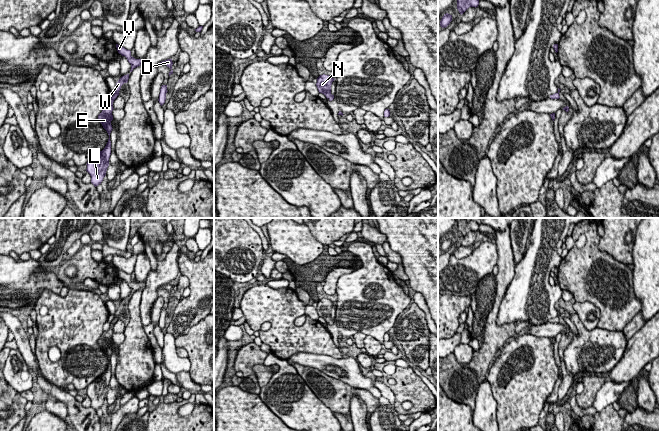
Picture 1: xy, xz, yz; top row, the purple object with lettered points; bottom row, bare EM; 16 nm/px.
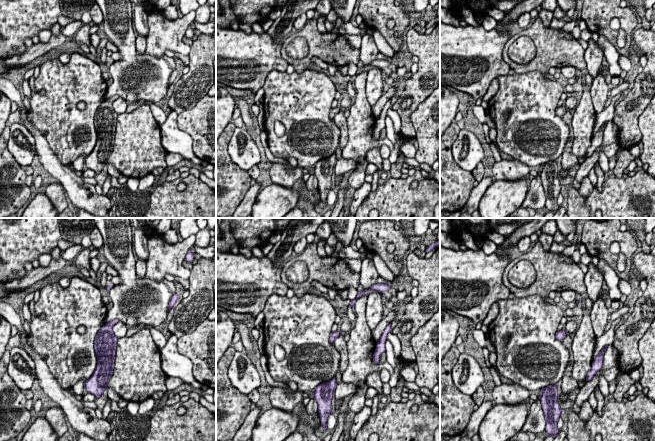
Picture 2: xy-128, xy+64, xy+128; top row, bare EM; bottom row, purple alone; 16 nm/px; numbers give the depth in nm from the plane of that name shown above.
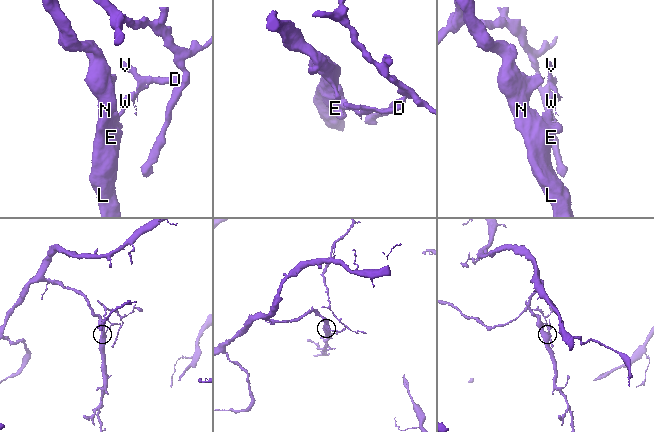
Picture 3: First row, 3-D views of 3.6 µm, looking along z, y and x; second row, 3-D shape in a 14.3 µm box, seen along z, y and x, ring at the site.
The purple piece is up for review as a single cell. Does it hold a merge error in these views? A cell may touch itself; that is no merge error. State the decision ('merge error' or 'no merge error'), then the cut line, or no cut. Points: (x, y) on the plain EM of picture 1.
merge error; cut xy (115, 316), (118, 317)

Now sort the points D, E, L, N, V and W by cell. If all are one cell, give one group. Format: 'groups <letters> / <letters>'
groups D V W / E L N

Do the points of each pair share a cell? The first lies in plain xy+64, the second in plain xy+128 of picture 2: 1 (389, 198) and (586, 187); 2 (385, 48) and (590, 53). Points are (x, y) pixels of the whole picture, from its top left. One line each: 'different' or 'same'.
1: different
2: different

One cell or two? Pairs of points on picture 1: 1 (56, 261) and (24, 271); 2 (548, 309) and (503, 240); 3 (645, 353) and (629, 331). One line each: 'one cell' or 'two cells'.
1: two cells
2: two cells
3: two cells

